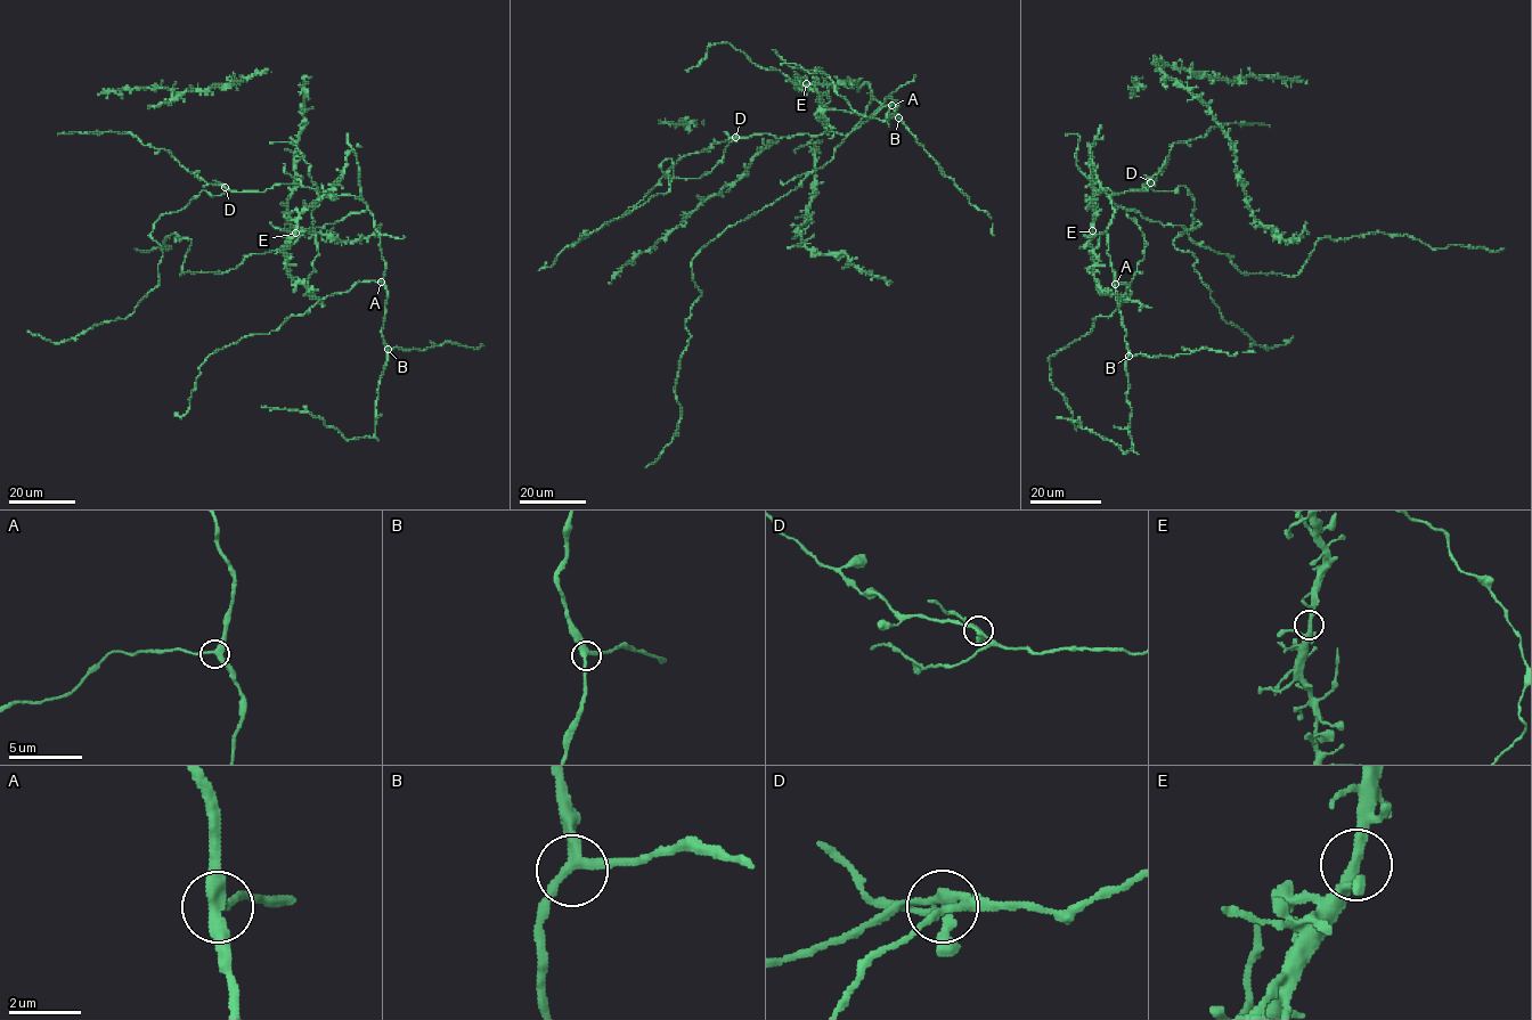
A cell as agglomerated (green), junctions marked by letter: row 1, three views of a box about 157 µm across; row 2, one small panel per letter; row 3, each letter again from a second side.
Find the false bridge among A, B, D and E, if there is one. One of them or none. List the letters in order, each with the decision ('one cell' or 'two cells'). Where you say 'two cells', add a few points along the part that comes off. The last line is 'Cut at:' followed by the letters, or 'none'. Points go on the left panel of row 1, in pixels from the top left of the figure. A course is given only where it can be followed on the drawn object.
A: one cell
B: one cell
D: two cells
E: one cell
Cut at: D

